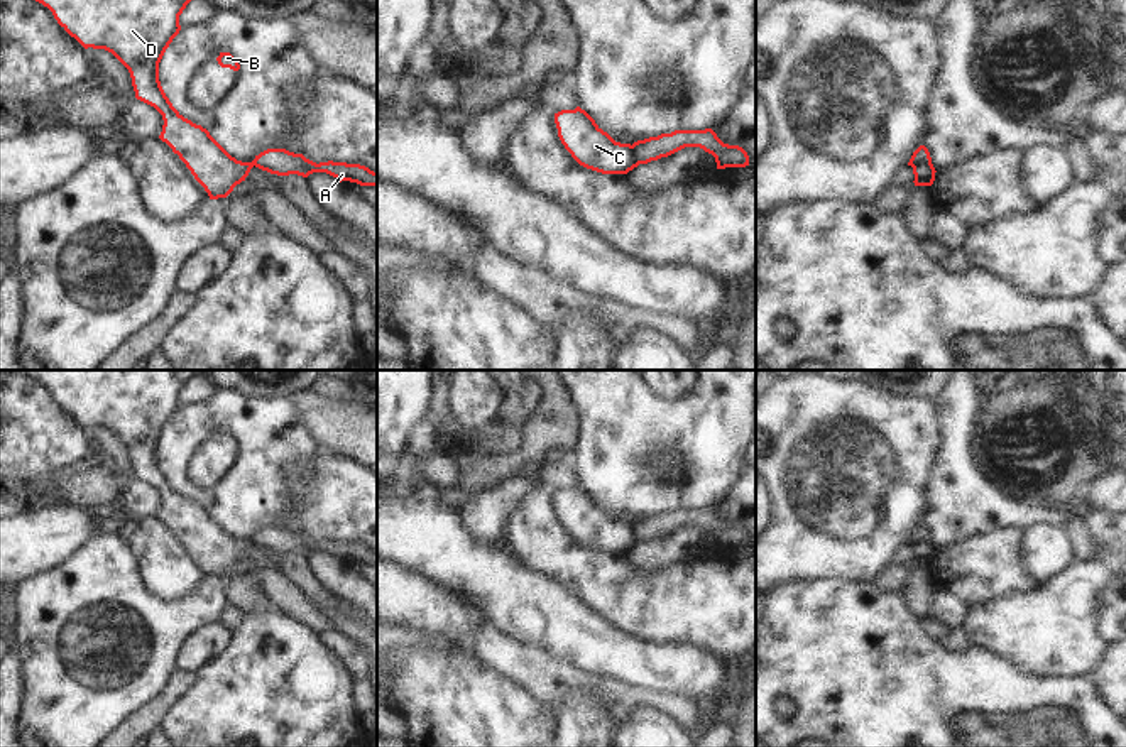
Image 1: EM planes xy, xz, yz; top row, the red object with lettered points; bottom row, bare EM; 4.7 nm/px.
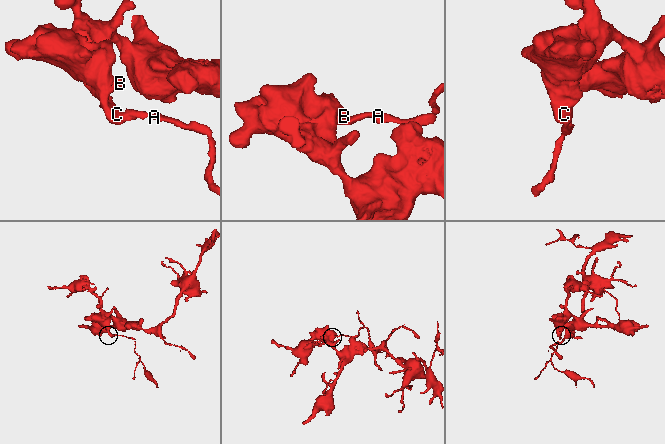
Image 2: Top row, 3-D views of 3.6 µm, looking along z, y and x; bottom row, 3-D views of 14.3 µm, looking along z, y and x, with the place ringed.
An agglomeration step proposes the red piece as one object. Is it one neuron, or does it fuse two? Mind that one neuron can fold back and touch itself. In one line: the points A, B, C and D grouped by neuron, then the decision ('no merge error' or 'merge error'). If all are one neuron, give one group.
A / B C D | merge error

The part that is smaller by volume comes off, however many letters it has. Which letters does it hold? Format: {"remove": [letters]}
{"remove": ["A"]}

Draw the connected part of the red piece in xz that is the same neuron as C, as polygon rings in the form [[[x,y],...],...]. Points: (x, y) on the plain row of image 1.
[[[580,485],[555,492],[555,502],[561,522],[580,544],[602,553],[627,553],[637,546],[632,524],[615,521]]]

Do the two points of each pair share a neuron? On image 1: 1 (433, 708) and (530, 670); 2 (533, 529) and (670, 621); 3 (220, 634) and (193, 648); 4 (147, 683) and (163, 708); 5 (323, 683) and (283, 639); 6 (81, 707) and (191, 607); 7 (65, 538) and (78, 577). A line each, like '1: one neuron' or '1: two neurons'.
1: two neurons
2: one neuron
3: one neuron
4: two neurons
5: one neuron
6: one neuron
7: two neurons

